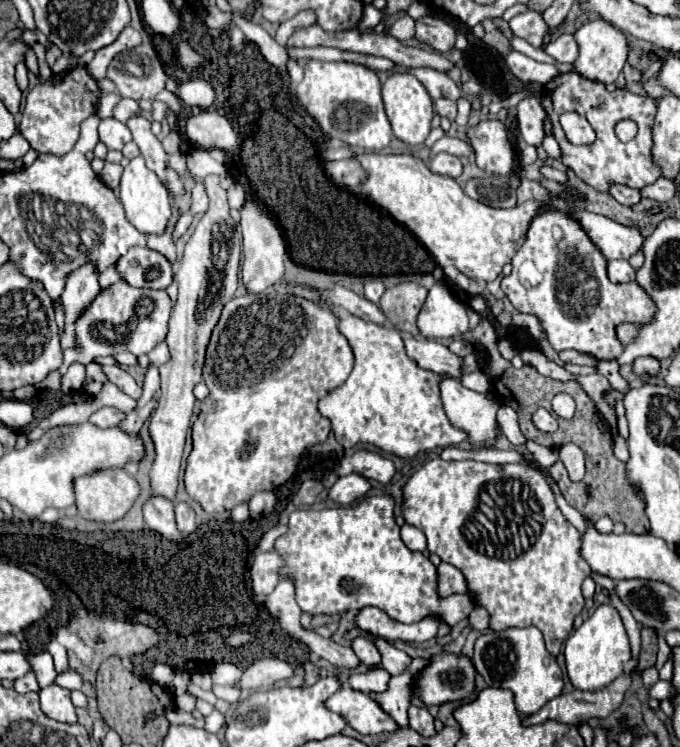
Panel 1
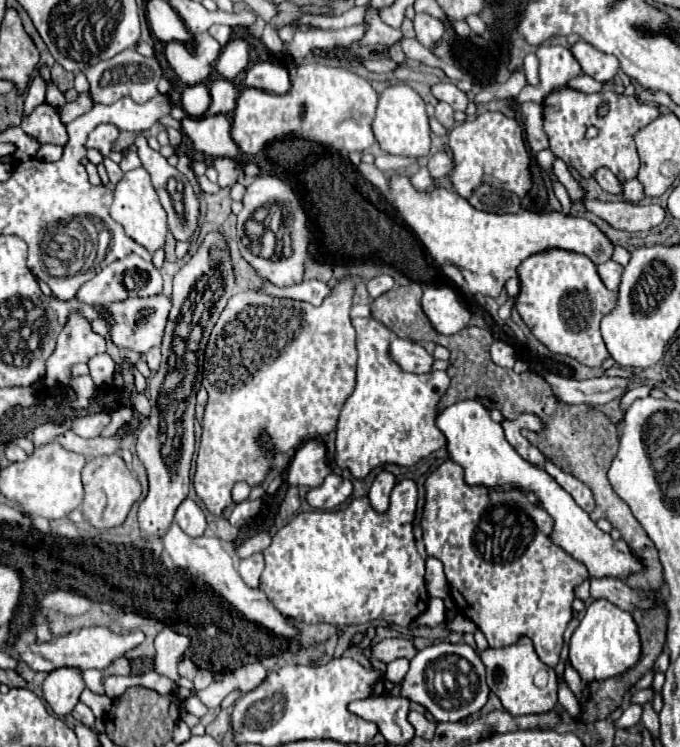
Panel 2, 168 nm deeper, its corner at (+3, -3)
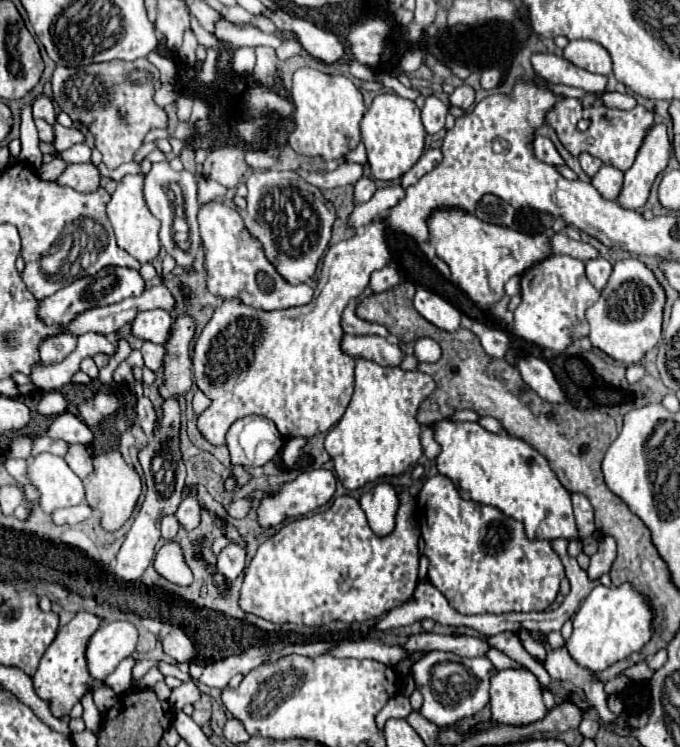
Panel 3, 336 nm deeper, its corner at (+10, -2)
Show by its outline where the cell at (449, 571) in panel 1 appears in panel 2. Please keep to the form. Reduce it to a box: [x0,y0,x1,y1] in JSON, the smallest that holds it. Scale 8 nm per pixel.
[409,599,445,629]

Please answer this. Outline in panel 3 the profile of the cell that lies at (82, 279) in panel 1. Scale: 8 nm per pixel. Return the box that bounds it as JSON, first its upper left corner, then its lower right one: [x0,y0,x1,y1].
[40,334,76,364]

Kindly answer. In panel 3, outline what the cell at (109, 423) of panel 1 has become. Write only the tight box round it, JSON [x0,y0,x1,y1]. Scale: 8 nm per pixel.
[46,412,92,444]

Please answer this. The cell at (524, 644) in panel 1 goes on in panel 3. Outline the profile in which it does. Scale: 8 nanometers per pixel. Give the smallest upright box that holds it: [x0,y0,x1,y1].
[490,670,546,726]

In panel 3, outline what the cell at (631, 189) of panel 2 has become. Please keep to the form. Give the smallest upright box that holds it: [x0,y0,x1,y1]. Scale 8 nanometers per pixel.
[590,166,624,200]

